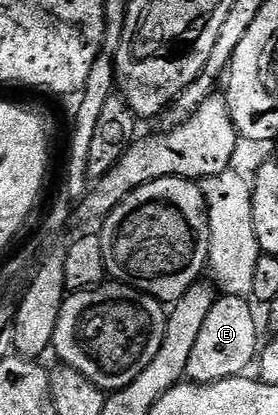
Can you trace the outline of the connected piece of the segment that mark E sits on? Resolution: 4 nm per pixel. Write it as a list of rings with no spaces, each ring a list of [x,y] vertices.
[[[225,294],[218,297],[217,302],[207,312],[207,321],[199,331],[199,337],[195,340],[195,348],[191,351],[191,360],[187,360],[187,372],[185,378],[191,382],[218,382],[224,378],[235,378],[246,373],[245,370],[254,365],[259,354],[259,341],[257,342],[257,318],[253,315],[254,307],[244,297],[236,294]]]

